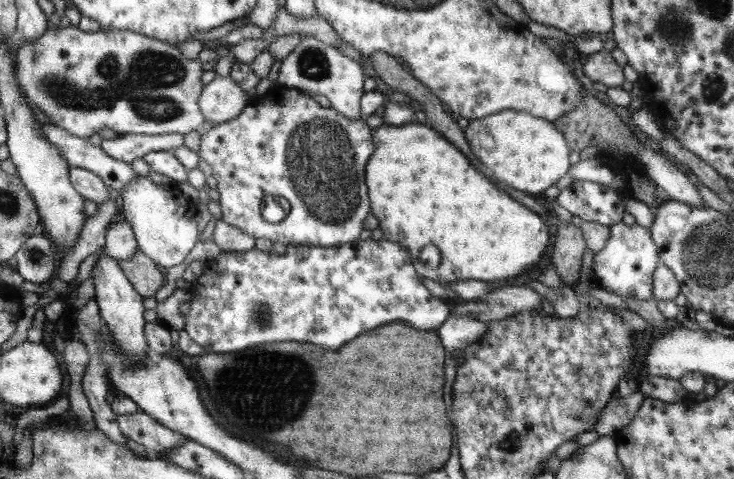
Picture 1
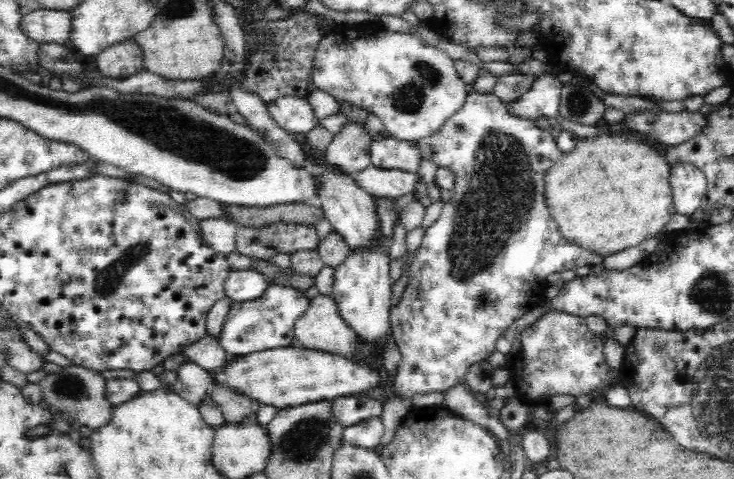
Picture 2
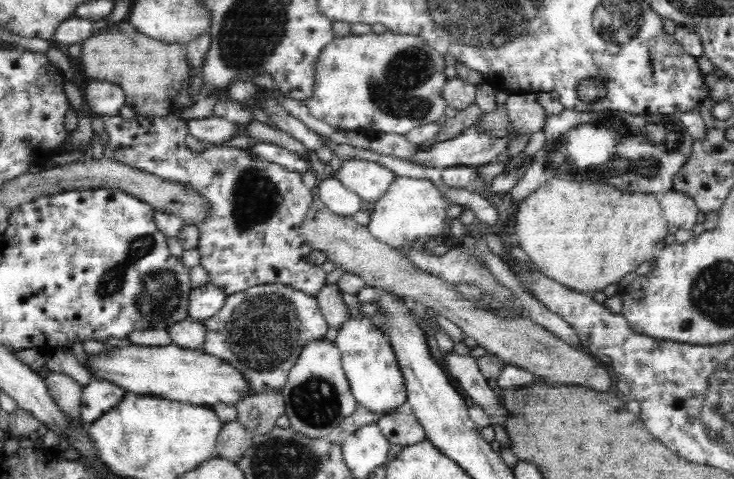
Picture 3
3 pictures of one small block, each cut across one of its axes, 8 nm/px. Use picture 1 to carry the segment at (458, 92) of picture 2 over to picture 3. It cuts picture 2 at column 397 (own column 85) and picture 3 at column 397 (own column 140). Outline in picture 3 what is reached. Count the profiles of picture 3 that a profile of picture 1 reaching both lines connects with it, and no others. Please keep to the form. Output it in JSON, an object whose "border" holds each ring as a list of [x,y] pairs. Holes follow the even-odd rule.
{"border":[[[368,33],[336,37],[329,42],[317,58],[313,94],[306,106],[312,116],[332,128],[405,136],[423,124],[435,123],[445,114],[447,107],[443,87],[447,82],[444,73],[444,56],[430,48],[424,39],[412,35]]]}

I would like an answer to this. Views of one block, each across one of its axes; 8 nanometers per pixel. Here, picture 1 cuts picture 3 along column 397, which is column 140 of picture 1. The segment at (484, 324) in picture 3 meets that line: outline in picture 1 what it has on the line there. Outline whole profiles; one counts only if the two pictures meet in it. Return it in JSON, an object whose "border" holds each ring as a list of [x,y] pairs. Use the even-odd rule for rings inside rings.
{"border":[[[139,250],[133,253],[133,256],[119,261],[119,266],[122,267],[123,274],[129,279],[131,286],[134,286],[143,298],[154,296],[163,284],[163,274],[159,272],[159,268]]]}

